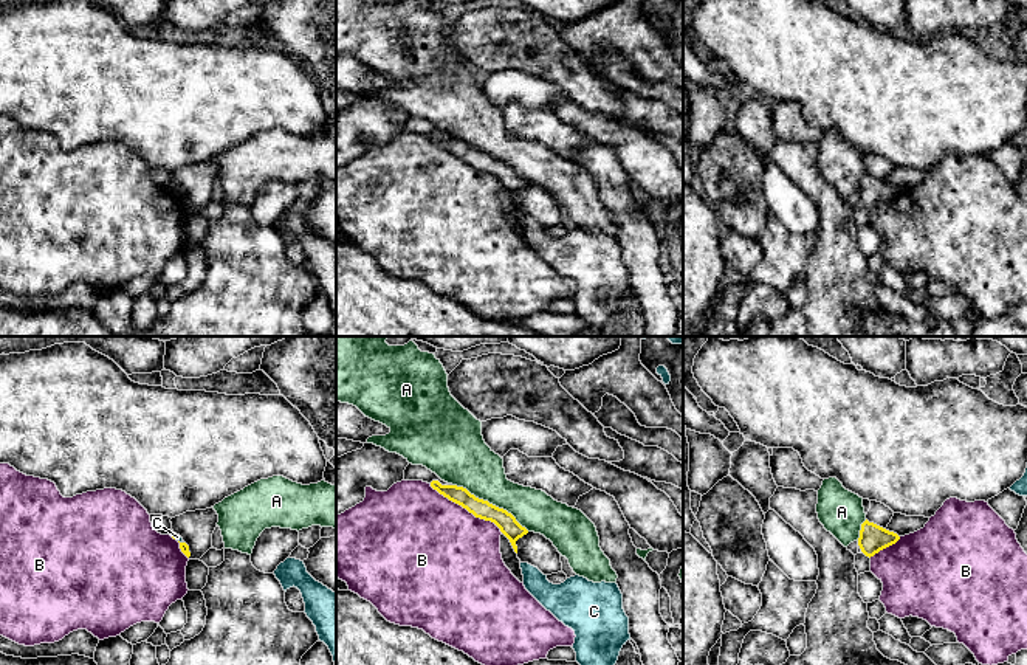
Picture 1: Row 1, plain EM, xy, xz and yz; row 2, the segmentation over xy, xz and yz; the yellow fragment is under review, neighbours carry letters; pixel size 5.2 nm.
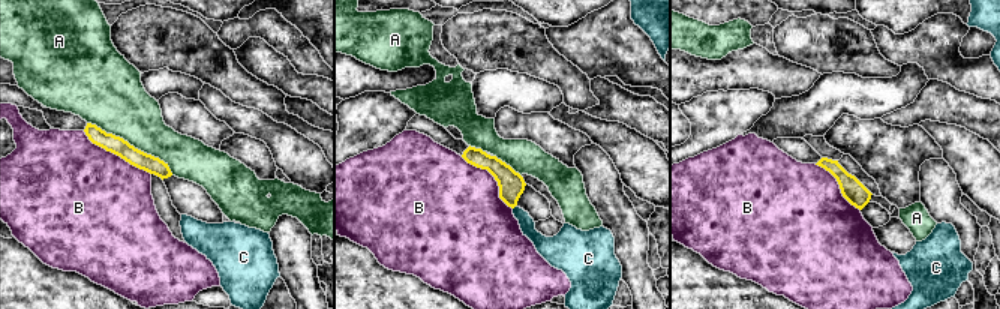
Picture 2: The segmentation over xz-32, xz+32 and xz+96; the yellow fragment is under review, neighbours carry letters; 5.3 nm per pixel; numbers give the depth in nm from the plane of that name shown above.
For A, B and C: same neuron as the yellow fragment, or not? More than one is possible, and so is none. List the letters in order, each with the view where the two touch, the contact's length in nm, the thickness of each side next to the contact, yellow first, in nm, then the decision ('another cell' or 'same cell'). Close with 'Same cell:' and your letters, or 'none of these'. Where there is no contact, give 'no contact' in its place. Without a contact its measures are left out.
A: meets yellow in xz; contact 460 nm long; 100 nm thick on the yellow side, 260 nm on the other; another cell
B: meets yellow in xz; contact 460 nm long; 100 nm thick on the yellow side, 500 nm on the other; another cell
C: meets yellow in xy; contact 40 nm long; 50 nm thick on the yellow side, 30 nm on the other; another cell
Same cell: none of these

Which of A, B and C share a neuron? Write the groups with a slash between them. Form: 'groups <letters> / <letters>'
groups A / B / C

